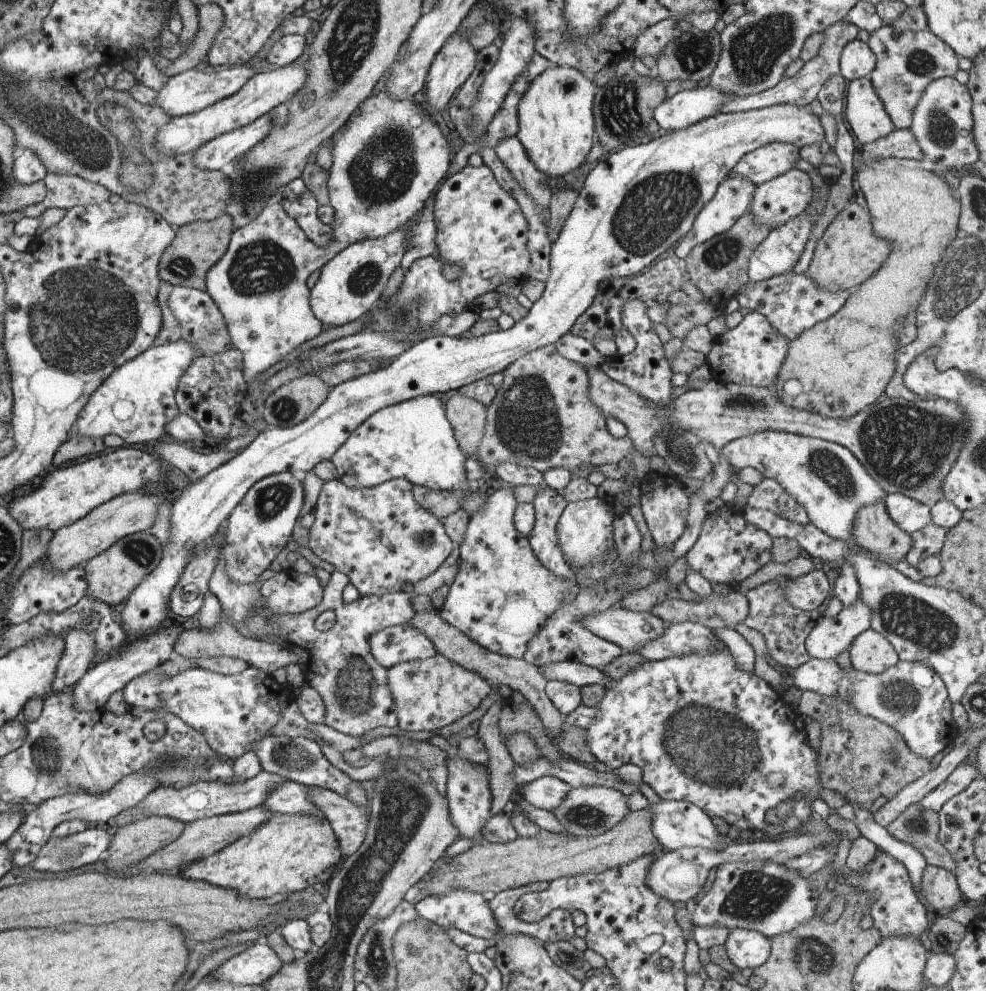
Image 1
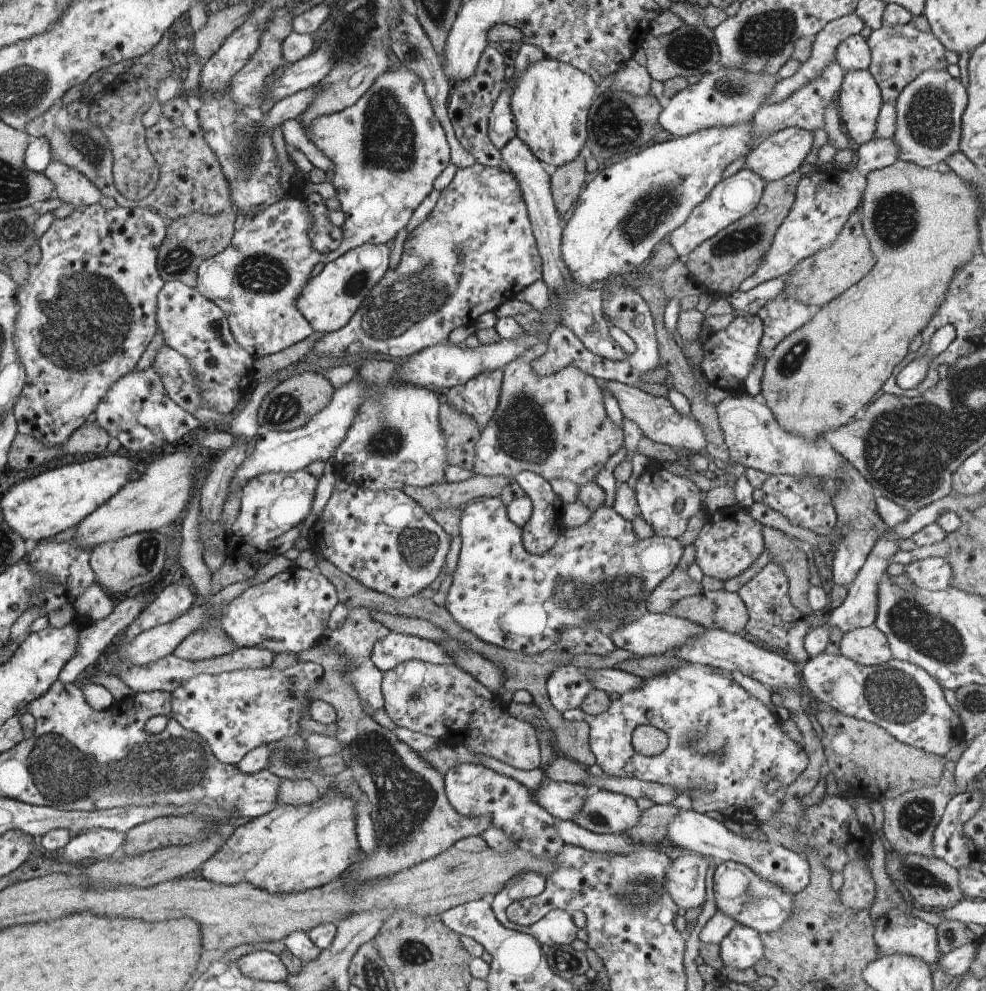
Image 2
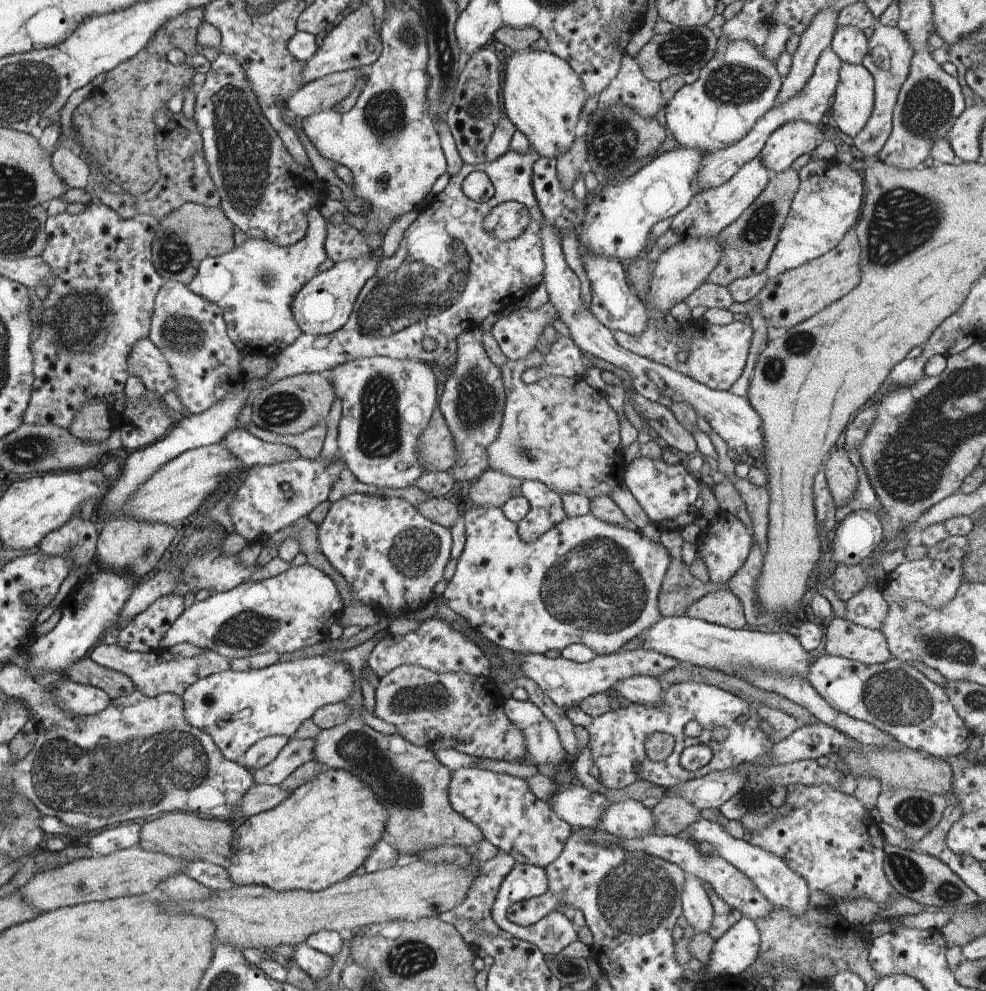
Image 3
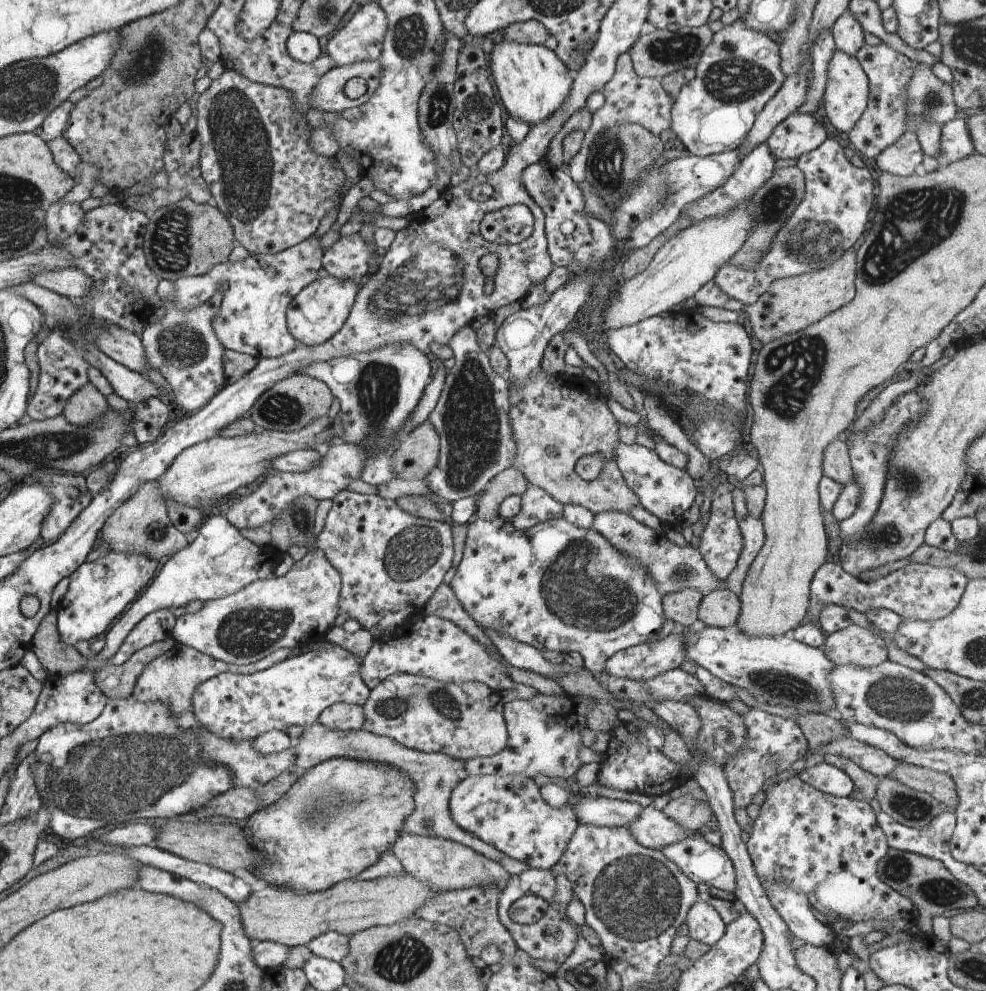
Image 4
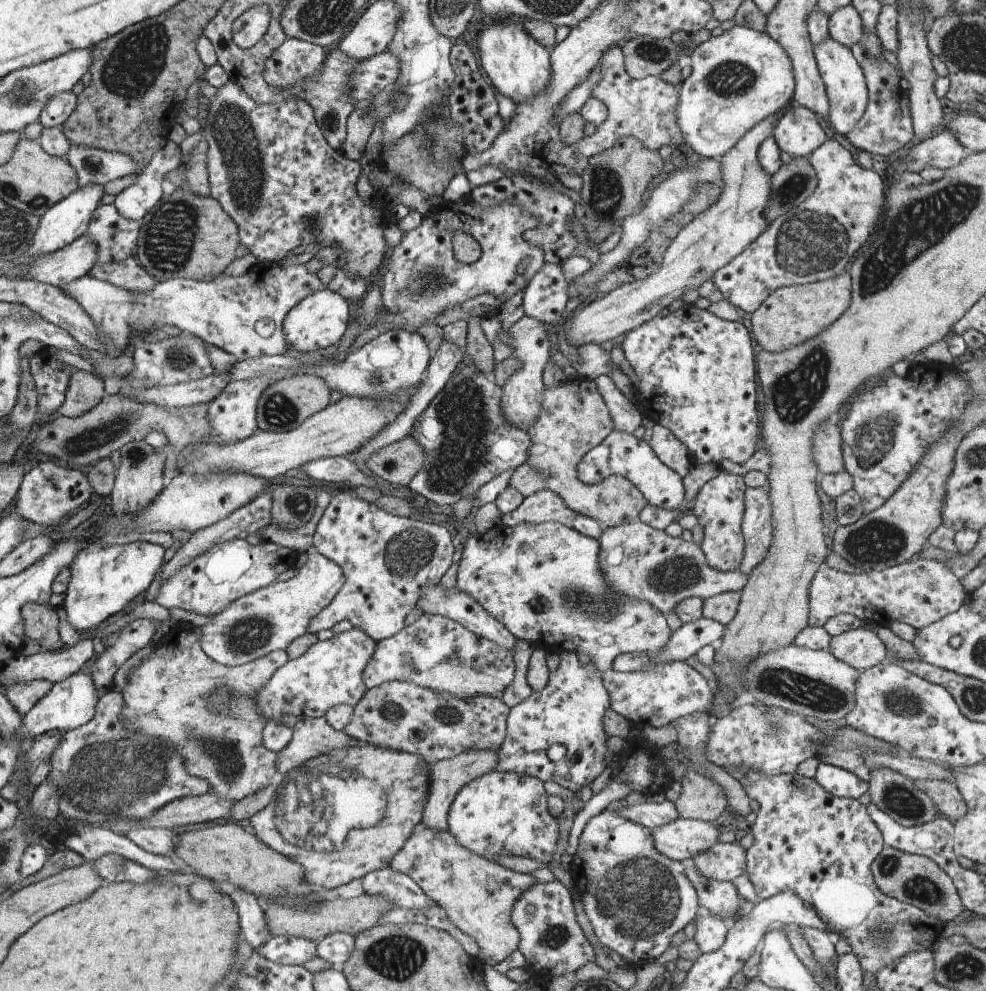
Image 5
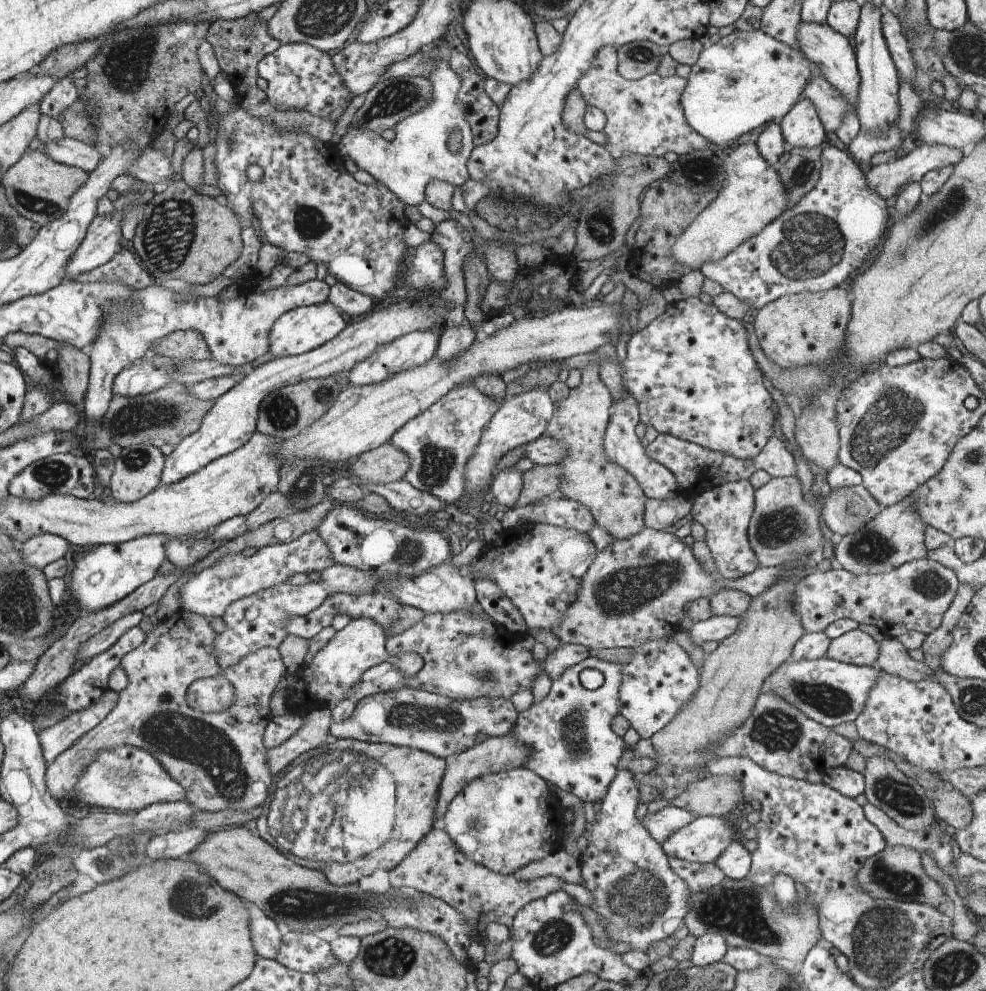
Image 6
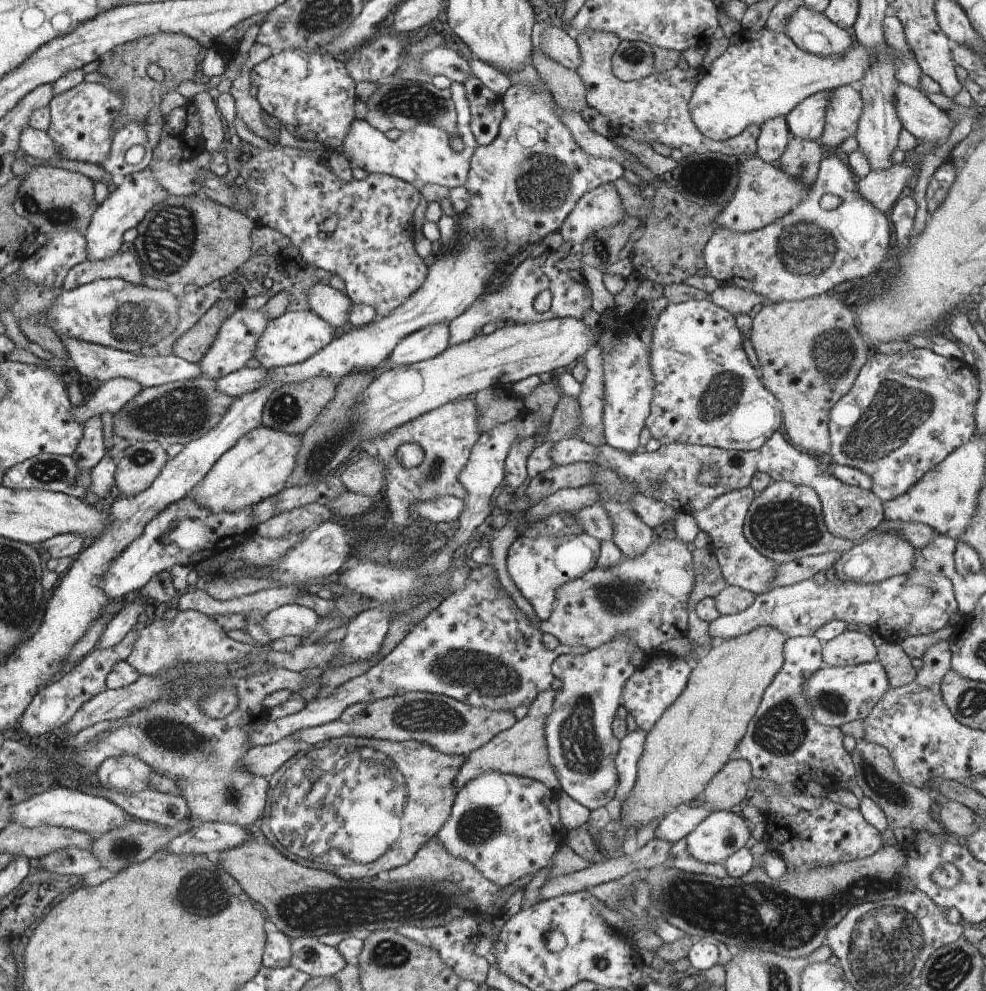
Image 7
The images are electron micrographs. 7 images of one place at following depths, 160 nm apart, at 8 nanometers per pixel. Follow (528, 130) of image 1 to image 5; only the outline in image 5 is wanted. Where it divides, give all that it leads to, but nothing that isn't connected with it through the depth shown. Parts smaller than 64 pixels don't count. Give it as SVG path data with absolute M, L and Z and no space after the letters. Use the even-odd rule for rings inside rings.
M494 19L478 36L480 64L493 88L509 96L515 103L524 102L541 93L551 77L551 51L542 46L521 23Z

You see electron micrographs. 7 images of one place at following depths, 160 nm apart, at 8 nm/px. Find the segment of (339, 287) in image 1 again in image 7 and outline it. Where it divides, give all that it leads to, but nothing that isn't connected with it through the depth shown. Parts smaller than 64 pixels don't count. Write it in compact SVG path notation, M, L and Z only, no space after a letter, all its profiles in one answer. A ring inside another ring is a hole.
M312 310L284 313L278 318L268 320L268 325L257 342L257 348L254 349L253 357L265 369L280 368L308 361L310 357L333 341L336 337L333 334L334 329L336 328L330 326L329 322Z

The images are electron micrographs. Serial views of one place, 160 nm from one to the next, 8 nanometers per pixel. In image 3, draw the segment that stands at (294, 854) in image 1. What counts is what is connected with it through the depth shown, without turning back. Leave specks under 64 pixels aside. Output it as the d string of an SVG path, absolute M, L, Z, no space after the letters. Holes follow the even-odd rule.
M326 768L293 790L270 810L255 814L235 828L235 858L227 869L234 885L264 885L282 892L291 890L321 891L340 882L364 864L373 853L386 829L389 811L378 800L373 788L346 769Z

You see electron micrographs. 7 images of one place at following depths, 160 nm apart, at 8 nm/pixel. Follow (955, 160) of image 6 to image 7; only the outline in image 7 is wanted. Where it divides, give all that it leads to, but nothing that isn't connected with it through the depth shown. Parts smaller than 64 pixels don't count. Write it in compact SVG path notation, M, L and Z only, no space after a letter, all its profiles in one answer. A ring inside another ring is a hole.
M892 165L889 169L871 170L864 178L858 179L858 192L884 214L892 208L902 195L910 191L916 175L916 166Z

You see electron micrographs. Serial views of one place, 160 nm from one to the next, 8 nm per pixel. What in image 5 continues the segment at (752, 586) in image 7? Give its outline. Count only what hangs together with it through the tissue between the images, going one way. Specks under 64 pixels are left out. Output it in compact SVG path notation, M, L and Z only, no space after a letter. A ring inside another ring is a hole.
M720 470L710 479L696 495L690 513L696 515L698 524L704 529L705 538L701 549L708 564L719 571L735 571L742 564L745 551L745 540L742 532L742 521L745 513L745 492L747 489L742 475L731 475Z

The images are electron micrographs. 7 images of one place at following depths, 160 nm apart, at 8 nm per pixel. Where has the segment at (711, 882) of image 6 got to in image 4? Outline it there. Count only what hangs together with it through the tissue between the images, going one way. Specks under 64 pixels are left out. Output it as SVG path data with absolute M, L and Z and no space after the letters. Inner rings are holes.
M703 883L697 884L697 892L701 900L708 902L720 914L726 926L747 912L744 904L736 898L733 892L724 892Z

